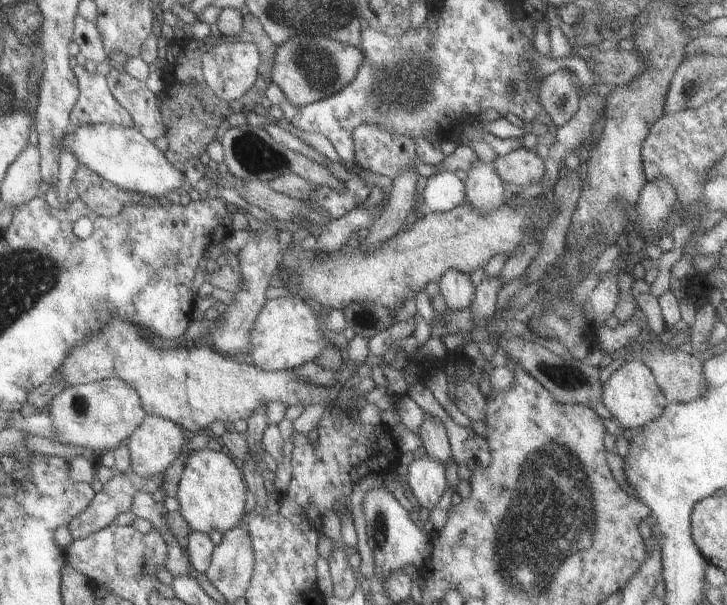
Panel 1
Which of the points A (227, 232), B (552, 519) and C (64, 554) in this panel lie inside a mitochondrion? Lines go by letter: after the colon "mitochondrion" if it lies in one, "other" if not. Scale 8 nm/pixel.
A: other
B: mitochondrion
C: other

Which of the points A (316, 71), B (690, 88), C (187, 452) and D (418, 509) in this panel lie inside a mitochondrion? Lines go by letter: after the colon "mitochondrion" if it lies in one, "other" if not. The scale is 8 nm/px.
A: mitochondrion
B: mitochondrion
C: other
D: other

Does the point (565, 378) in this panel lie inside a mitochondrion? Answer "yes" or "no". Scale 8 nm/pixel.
yes

